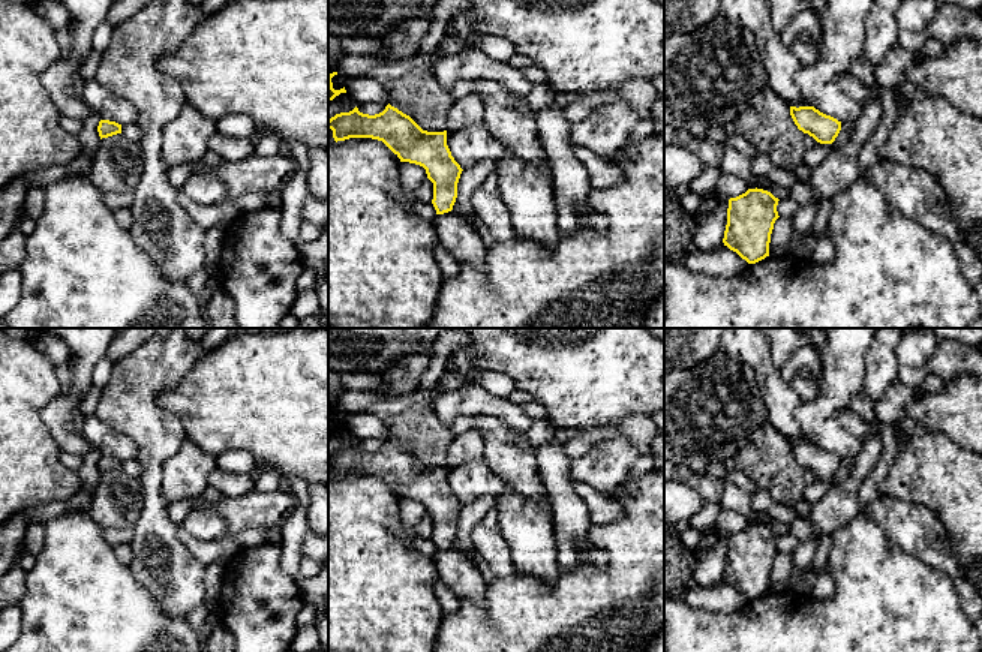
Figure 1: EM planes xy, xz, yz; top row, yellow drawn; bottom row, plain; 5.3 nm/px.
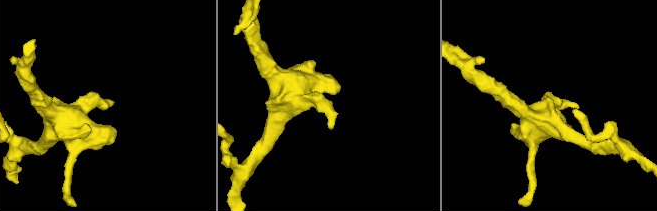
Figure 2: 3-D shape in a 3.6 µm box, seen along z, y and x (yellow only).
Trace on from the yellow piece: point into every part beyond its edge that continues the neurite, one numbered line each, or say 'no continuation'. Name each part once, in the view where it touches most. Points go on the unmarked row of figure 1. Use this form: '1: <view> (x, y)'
no continuation

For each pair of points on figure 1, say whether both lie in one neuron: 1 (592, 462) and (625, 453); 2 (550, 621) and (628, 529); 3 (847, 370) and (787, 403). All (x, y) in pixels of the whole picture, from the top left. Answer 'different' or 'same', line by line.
1: same
2: same
3: different

